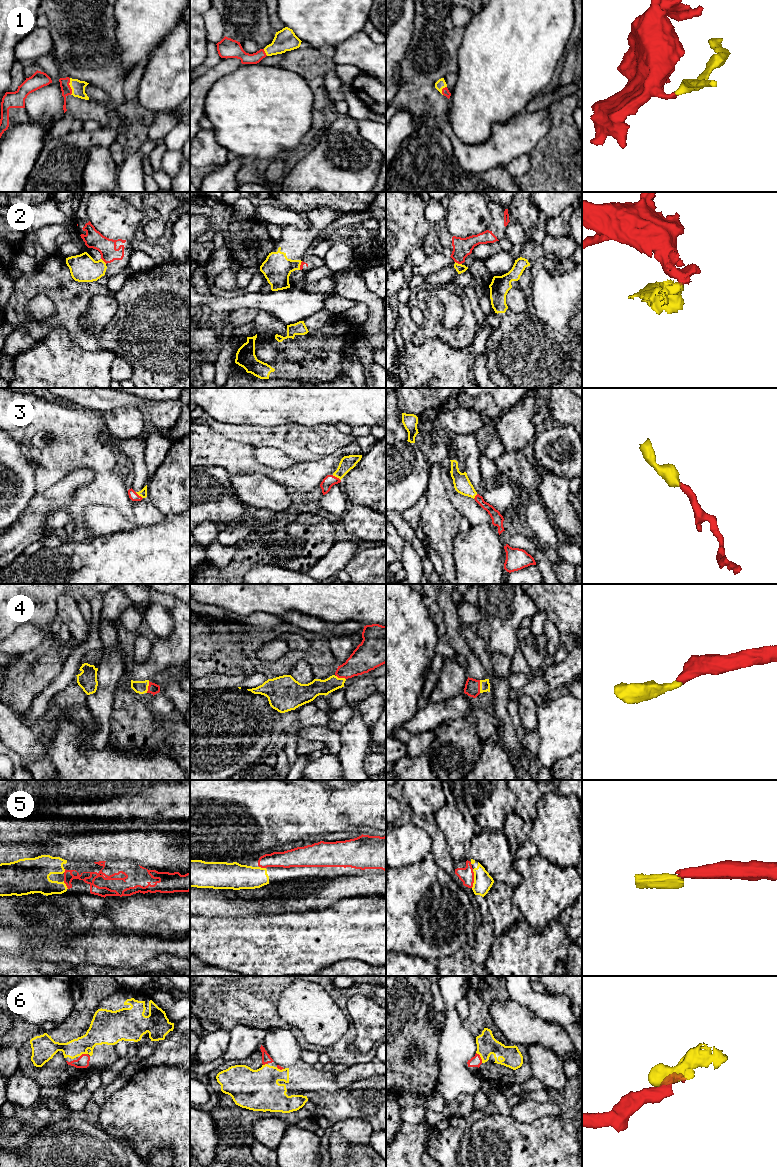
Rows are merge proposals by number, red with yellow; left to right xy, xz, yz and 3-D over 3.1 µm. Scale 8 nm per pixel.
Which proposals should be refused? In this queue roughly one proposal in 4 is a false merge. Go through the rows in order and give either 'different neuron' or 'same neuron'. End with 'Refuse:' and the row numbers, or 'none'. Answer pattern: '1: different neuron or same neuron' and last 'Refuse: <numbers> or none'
1: same neuron
2: different neuron
3: same neuron
4: same neuron
5: same neuron
6: same neuron
Refuse: 2

